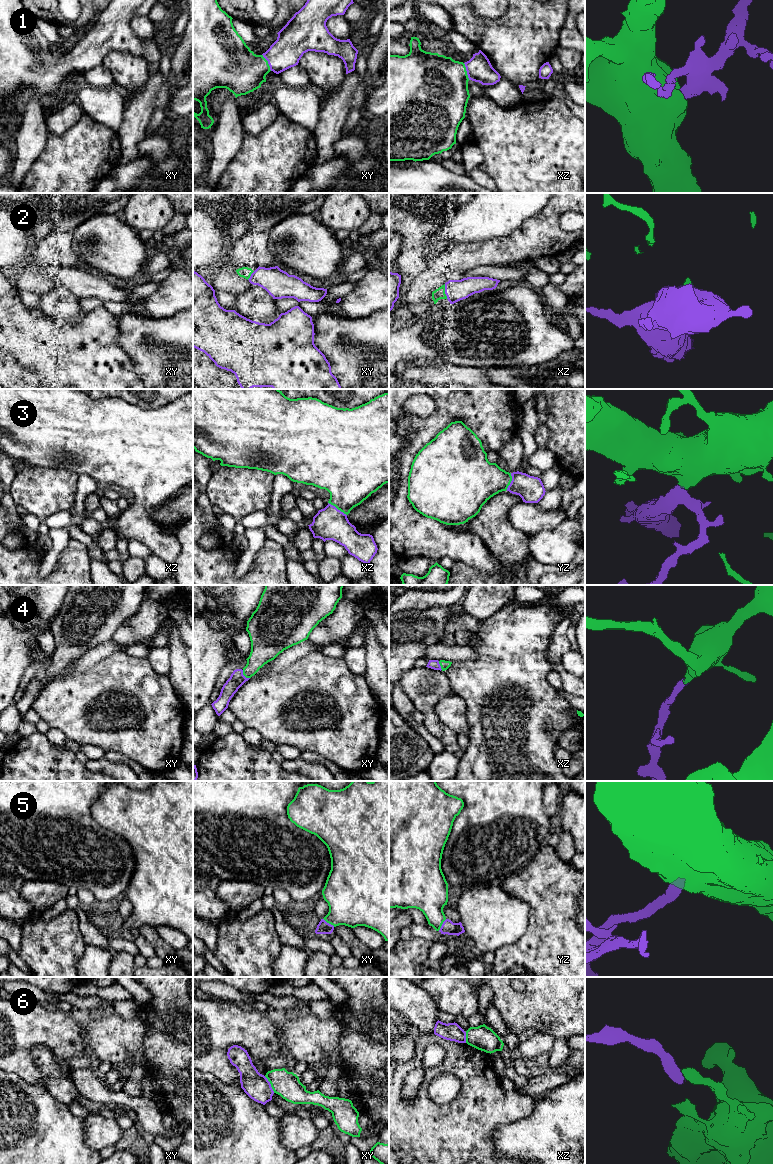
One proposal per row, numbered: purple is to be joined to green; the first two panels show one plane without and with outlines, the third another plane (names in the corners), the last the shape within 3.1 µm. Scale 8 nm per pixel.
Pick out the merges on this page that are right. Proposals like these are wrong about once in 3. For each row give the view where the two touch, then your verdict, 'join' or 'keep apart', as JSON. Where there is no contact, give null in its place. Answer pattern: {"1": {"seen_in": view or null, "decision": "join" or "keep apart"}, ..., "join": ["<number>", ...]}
{"1": {"seen_in": "xz", "decision": "join"}, "2": {"seen_in": "xz", "decision": "join"}, "3": {"seen_in": "xz", "decision": "join"}, "4": {"seen_in": "xy", "decision": "join"}, "5": {"seen_in": "yz", "decision": "join"}, "6": {"seen_in": "xy", "decision": "keep apart"}, "join": ["1", "2", "3", "4", "5"]}

